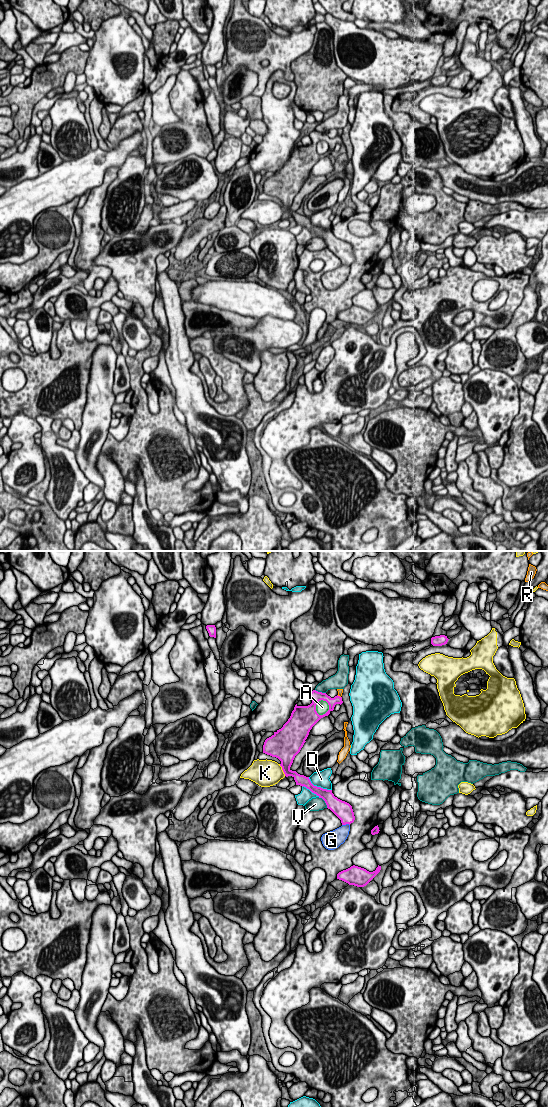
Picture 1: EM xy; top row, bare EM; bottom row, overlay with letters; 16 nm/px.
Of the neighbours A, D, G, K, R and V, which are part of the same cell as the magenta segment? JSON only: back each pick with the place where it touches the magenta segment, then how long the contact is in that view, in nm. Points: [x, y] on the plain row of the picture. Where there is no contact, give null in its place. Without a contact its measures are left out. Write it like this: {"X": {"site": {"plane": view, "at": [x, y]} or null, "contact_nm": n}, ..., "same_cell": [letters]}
{"G": {"site": {"plane": "xy", "at": [345, 264]}, "contact_nm": 130}, "same_cell": ["G"]}

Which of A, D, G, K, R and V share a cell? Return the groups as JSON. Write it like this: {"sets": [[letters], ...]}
{"sets": [["A"], ["D"], ["G"], ["K"], ["R"], ["V"]]}

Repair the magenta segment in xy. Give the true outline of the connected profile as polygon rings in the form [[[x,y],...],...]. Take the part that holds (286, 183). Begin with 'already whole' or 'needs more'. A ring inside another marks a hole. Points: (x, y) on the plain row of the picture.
needs more | [[[313,130],[309,137],[312,143],[308,146],[294,147],[288,161],[283,167],[267,178],[263,185],[263,193],[276,197],[281,201],[280,206],[286,217],[292,216],[296,225],[304,226],[312,233],[322,238],[327,248],[330,249],[340,260],[342,266],[322,275],[323,286],[328,290],[334,290],[345,282],[349,275],[350,264],[354,262],[355,256],[352,246],[334,236],[332,230],[314,226],[309,217],[298,214],[290,209],[295,196],[300,192],[312,167],[323,157],[328,156],[334,150],[336,144],[342,144],[342,137],[331,138],[326,133]],[[319,141],[326,141],[329,150],[319,155],[316,145]]]

